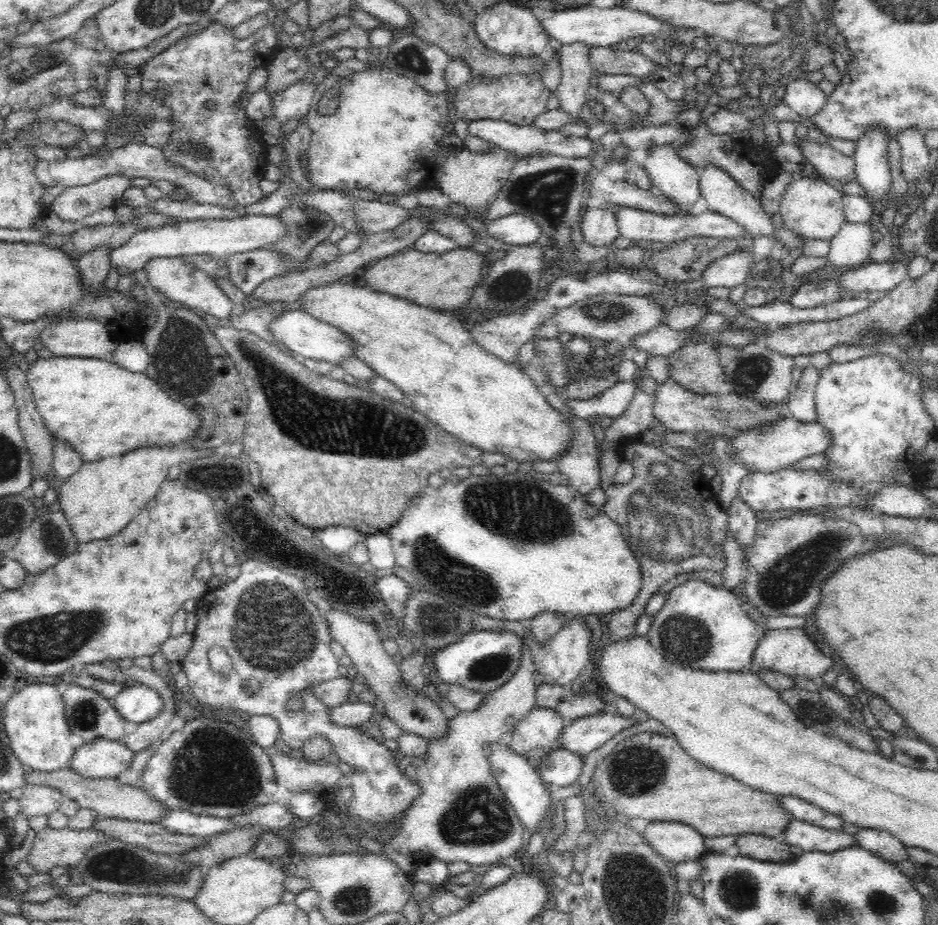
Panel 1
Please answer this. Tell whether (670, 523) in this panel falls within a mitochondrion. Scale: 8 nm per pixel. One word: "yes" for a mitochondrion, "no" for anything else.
yes

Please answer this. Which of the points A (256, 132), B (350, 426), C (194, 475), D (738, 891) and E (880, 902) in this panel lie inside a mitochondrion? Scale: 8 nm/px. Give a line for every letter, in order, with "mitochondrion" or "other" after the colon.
A: other
B: mitochondrion
C: other
D: mitochondrion
E: mitochondrion

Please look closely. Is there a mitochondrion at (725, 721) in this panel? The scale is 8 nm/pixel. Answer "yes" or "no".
no

